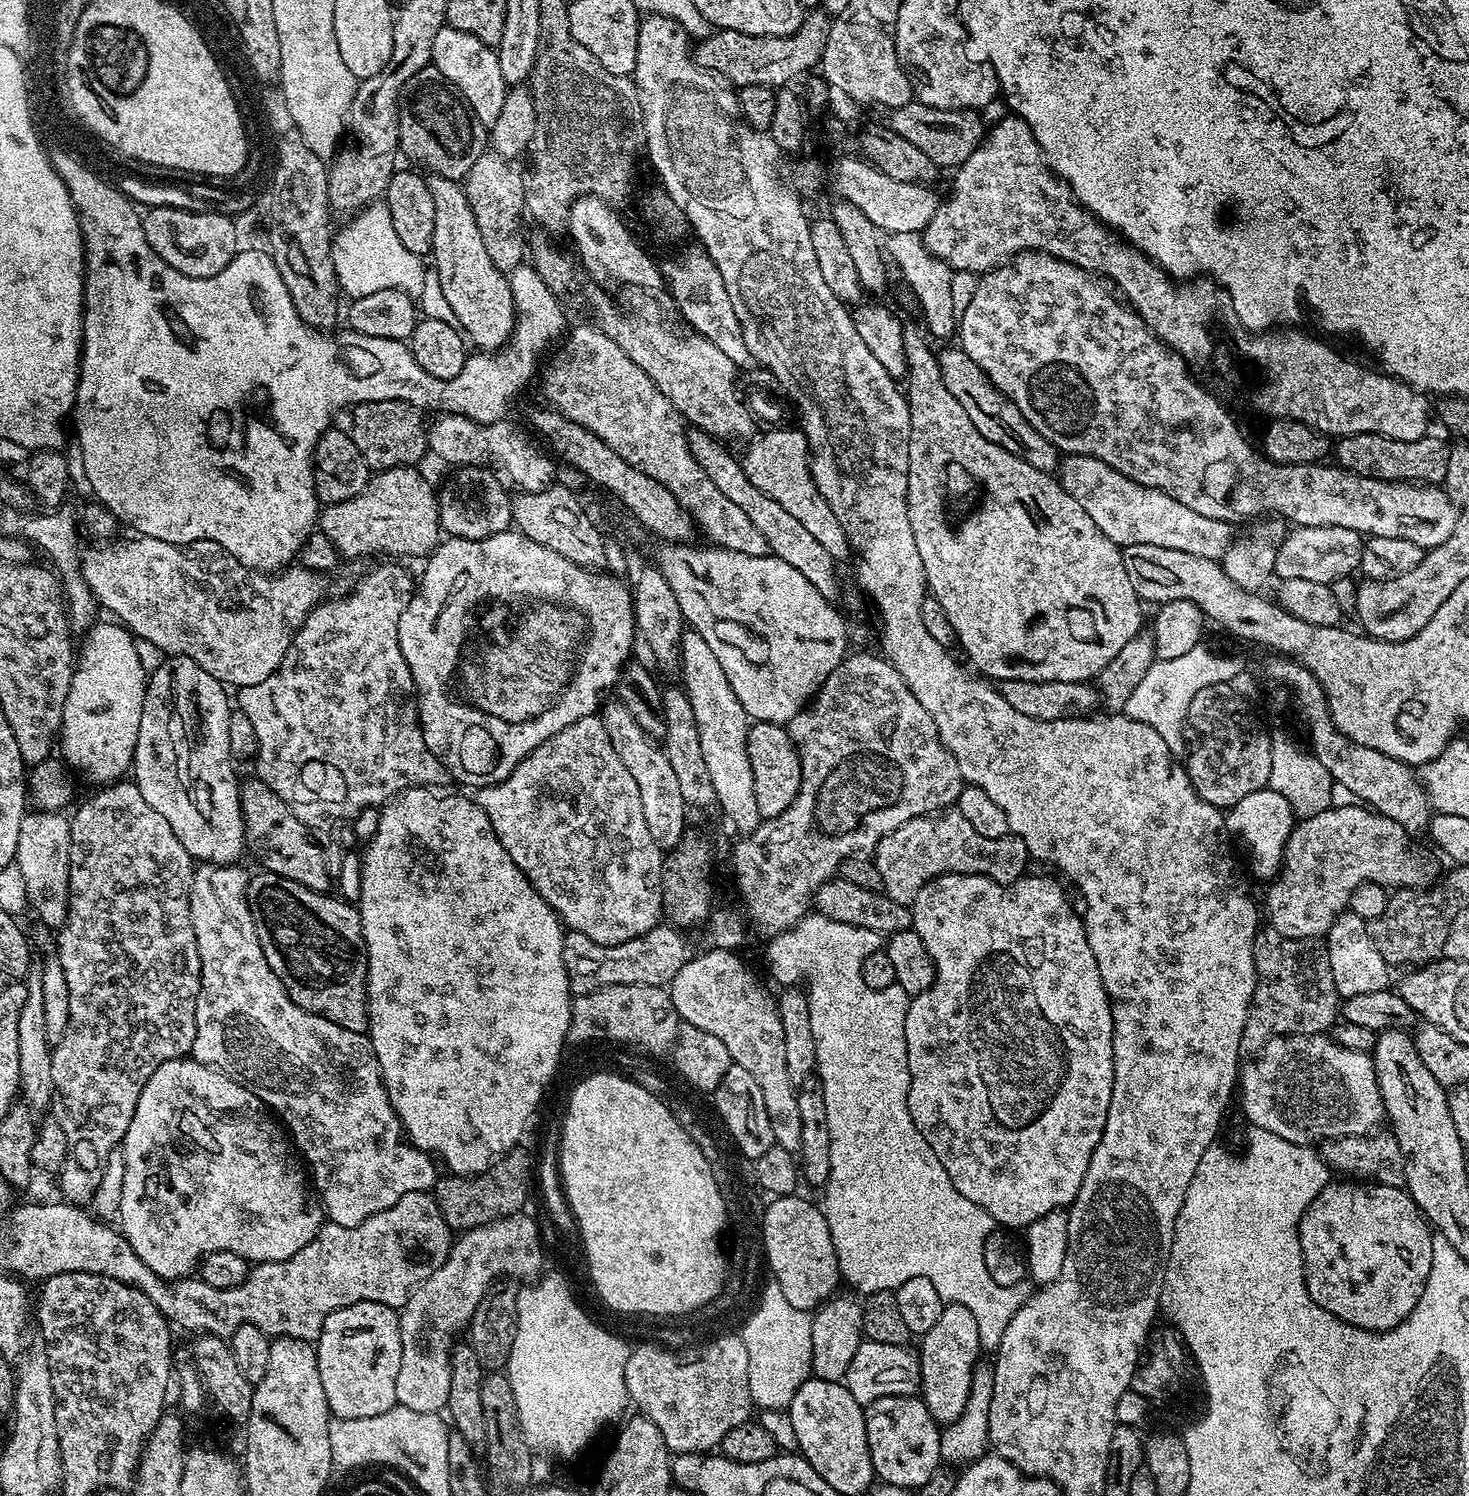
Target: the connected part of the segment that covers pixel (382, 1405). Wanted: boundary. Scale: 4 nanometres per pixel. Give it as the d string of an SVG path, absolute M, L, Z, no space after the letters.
M354 1302L350 1306L342 1306L324 1319L320 1337L314 1342L314 1347L318 1378L322 1378L322 1390L326 1390L328 1410L335 1419L374 1418L397 1407L398 1370L402 1366L402 1334L397 1309L382 1302Z

